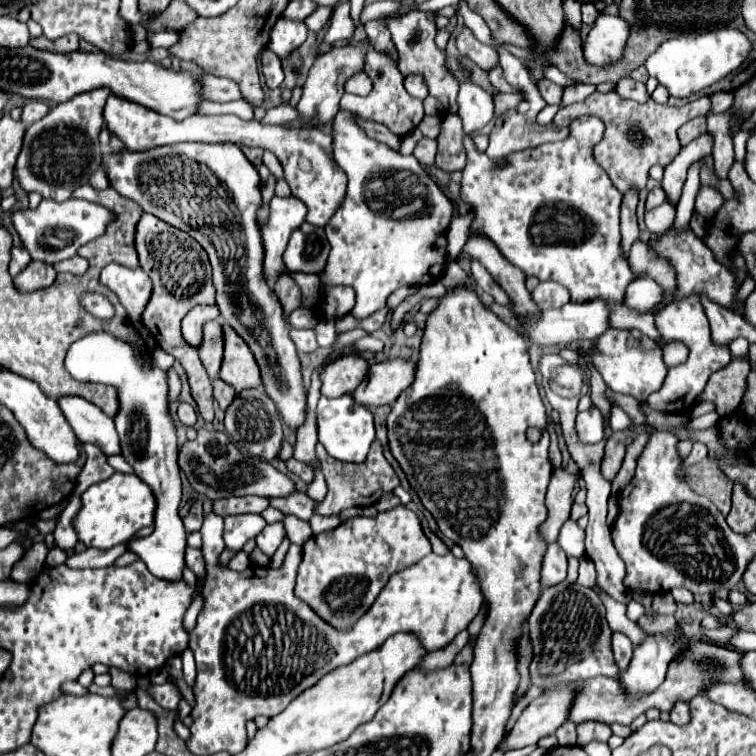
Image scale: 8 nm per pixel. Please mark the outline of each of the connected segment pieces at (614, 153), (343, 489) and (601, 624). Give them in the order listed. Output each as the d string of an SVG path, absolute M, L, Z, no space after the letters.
M596 91L582 103L560 107L554 117L554 125L566 127L580 115L598 115L606 125L606 133L604 133L604 139L594 147L594 157L596 159L606 157L606 163L600 163L600 167L608 173L614 187L620 193L624 193L630 187L644 189L648 181L648 169L652 165L666 167L678 155L680 151L680 141L676 135L678 127L706 113L708 113L708 97L700 97L682 107L674 107L674 105L658 105L652 99L640 105L640 103L622 99L616 91L610 91L610 93Z
M378 441L372 443L366 461L358 463L358 465L342 463L342 461L330 457L320 443L316 445L316 455L318 455L318 461L322 465L322 473L326 477L326 483L328 483L326 499L314 507L316 515L338 515L342 509L348 509L348 507L376 505L384 493L394 491L398 487L398 483L400 483L394 469L390 467L386 457L382 455L382 447L380 447Z
M558 583L546 587L528 617L528 635L532 643L530 681L546 689L546 683L574 683L576 679L590 677L618 677L616 661L612 655L612 631L606 623L604 605L594 589L578 583Z

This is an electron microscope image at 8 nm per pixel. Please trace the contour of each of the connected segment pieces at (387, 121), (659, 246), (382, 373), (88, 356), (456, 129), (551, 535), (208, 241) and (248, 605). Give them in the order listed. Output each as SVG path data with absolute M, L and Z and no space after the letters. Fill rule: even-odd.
M370 51L366 55L366 61L370 63L370 79L372 79L372 91L366 97L358 97L358 95L344 95L340 101L340 109L342 111L352 111L354 115L362 117L362 119L372 119L376 123L386 125L392 133L404 137L406 133L410 133L424 117L424 107L420 99L414 99L412 95L408 95L408 91L404 89L402 81L402 73L396 67L396 61L384 53L384 51Z
M698 159L696 163L692 163L692 167L688 169L688 179L684 183L684 191L682 191L682 197L680 197L680 203L676 207L676 219L674 219L674 225L662 235L662 241L652 245L652 249L664 257L668 257L676 269L676 287L680 287L680 297L688 297L692 293L700 295L700 293L706 293L712 301L720 303L722 307L730 307L734 311L744 311L744 301L738 301L738 281L736 277L722 265L714 259L712 251L692 233L688 221L692 217L692 211L694 211L694 199L696 199L696 193L700 189L700 167L702 167L702 159Z
M386 359L374 363L368 371L368 377L360 383L360 387L352 393L360 405L380 407L392 405L398 395L414 383L416 359Z
M128 321L144 341L148 363L140 367L140 355L132 349L132 345L124 339L114 337L106 331L94 331L86 337L78 339L68 355L66 355L66 369L76 381L90 381L90 383L106 383L116 387L118 391L118 413L114 415L116 431L120 437L122 457L132 465L134 473L146 481L158 501L156 507L156 521L154 533L148 537L136 537L128 543L128 551L136 553L148 567L148 571L162 579L180 579L184 569L184 549L186 549L186 533L182 519L178 515L180 505L180 469L176 463L178 445L176 425L168 411L168 375L166 371L154 367L152 363L152 341L148 331L142 323Z
M446 115L442 121L442 131L438 135L438 153L434 167L446 173L462 171L466 165L466 149L462 143L464 131L458 115Z
M564 467L553 470L548 493L546 493L546 507L548 507L548 523L544 523L544 537L548 543L558 539L560 527L570 515L572 507L572 491L578 477L570 475Z
M176 143L150 151L124 149L120 153L104 153L102 169L106 171L110 187L116 189L122 197L138 203L144 213L152 213L172 227L186 231L204 247L214 271L212 279L216 285L216 305L220 309L222 321L228 323L238 335L242 335L242 339L252 347L252 353L256 355L256 361L260 363L260 371L264 375L266 393L274 399L284 421L292 429L298 429L304 423L306 415L306 391L302 387L298 353L288 335L290 325L286 321L286 315L280 307L278 297L268 291L268 287L264 287L264 267L260 267L264 247L260 243L256 221L256 211L262 205L260 177L254 165L244 157L242 149L236 143ZM218 181L228 189L232 203L226 203L226 191L218 191Z
M206 515L206 517L204 517L204 525L202 525L202 529L200 529L202 541L204 541L204 545L202 545L202 555L204 555L204 561L206 561L206 583L204 583L204 609L202 609L200 615L198 615L196 627L190 631L190 649L194 651L194 659L196 659L196 681L194 681L194 687L192 687L194 699L196 699L196 703L194 703L196 719L194 719L192 727L190 727L192 737L190 737L190 741L188 741L188 749L190 749L194 755L210 755L210 753L214 755L214 753L220 753L220 751L228 751L230 755L236 755L236 753L244 751L244 747L246 747L246 743L248 743L248 739L246 739L246 723L248 723L250 719L254 719L254 717L258 717L258 715L264 715L264 717L274 717L274 715L278 715L280 711L286 709L286 705L288 705L292 699L296 699L302 691L306 691L308 687L312 687L312 685L314 685L318 679L322 679L328 671L332 671L332 669L336 669L336 667L340 667L340 665L352 663L352 661L358 659L360 655L364 655L364 653L380 647L390 635L394 635L394 633L398 633L398 631L412 631L412 633L416 633L416 635L420 637L420 641L422 641L424 649L428 649L428 651L436 651L436 649L446 647L446 645L448 645L460 631L464 631L464 629L468 627L468 623L480 613L480 603L484 601L482 595L480 595L478 583L476 583L476 579L474 579L472 571L470 571L470 563L468 563L466 559L456 559L452 553L448 553L448 555L434 555L434 553L430 553L430 555L426 555L422 561L418 561L416 565L412 565L412 567L408 567L408 569L392 575L390 581L388 581L388 585L384 587L384 591L378 595L376 603L374 603L374 605L368 609L368 613L356 623L356 627L352 627L350 631L336 631L334 627L328 627L328 623L324 623L308 605L304 605L304 603L302 603L300 599L296 599L296 595L294 595L294 579L296 579L296 569L298 569L300 559L302 559L302 547L290 545L282 569L248 567L246 571L236 573L236 571L220 565L220 561L218 561L220 549L218 549L218 551L214 549L214 547L224 547L222 527L224 527L224 519L220 519L218 515Z

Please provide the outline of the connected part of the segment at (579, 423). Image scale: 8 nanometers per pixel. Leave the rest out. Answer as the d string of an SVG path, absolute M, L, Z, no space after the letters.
M590 407L582 413L578 413L576 417L576 431L580 435L580 439L584 439L584 443L598 443L602 441L602 433L604 433L604 425L602 425L602 413L598 407Z

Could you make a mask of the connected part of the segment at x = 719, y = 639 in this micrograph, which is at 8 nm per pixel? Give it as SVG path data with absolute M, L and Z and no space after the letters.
M721 627L712 630L703 628L703 633L705 639L714 643L721 643L722 645L728 645L728 641L734 635L734 631L730 627Z

